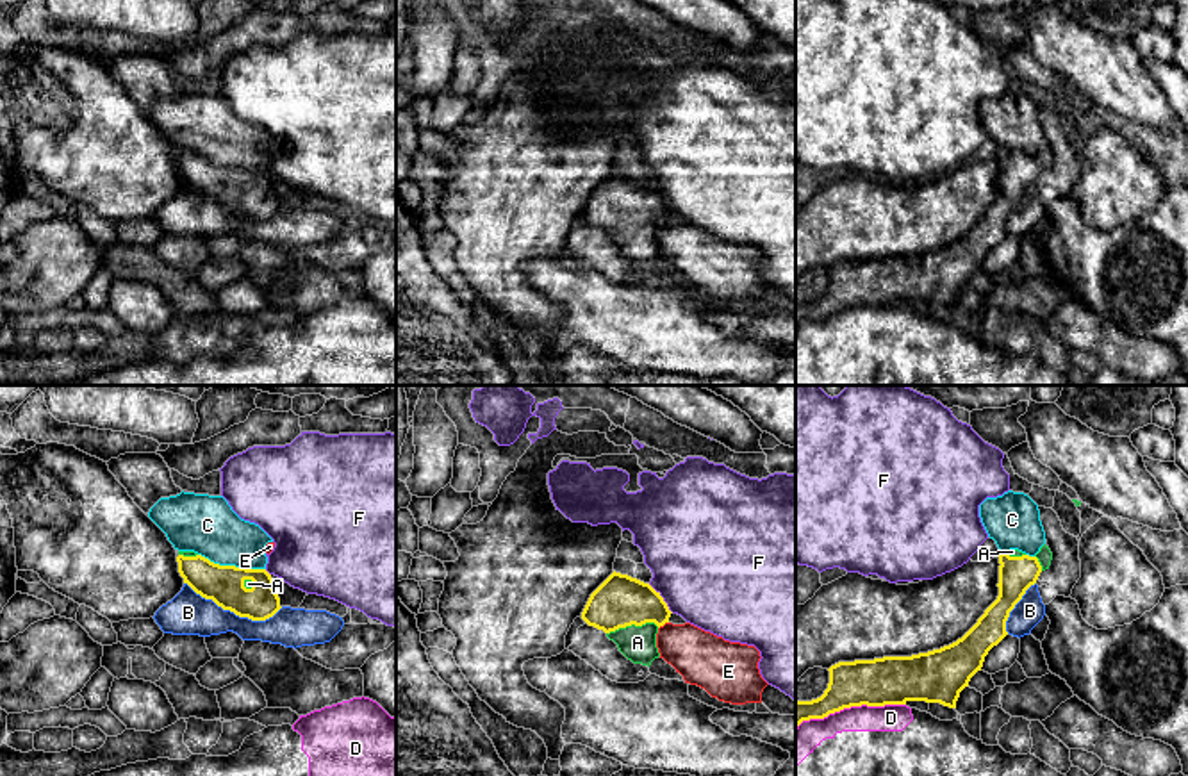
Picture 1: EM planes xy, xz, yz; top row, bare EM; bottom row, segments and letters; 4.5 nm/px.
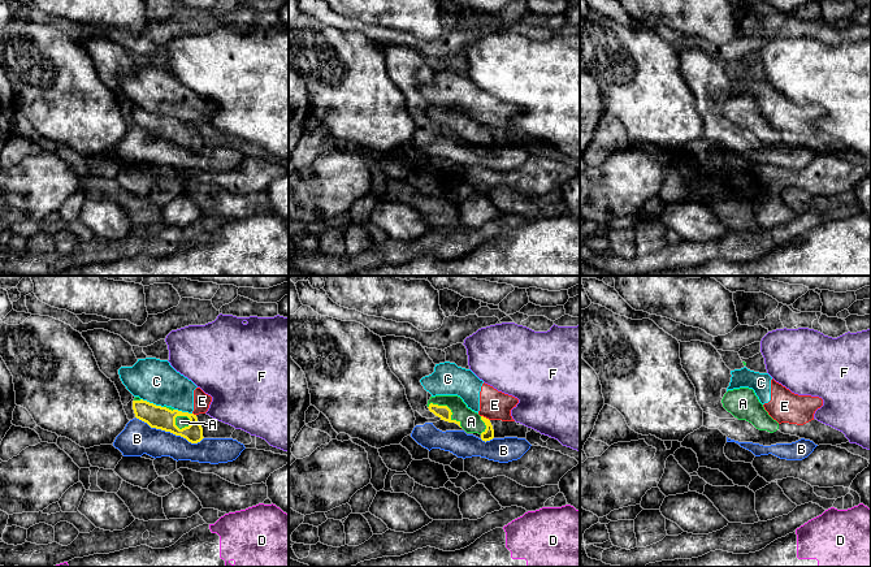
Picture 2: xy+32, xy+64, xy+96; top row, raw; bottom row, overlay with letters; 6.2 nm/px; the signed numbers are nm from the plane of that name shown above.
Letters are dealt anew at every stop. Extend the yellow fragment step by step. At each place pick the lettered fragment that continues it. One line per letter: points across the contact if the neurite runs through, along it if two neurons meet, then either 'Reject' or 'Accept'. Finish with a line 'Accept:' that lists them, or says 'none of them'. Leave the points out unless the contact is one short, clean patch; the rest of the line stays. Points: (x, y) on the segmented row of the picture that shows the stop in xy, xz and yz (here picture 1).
A: Path across: xz (619, 602), (630, 612), (632, 623), (637, 643). Accept
B: Reject
C: Boundary: xy (198, 553), (220, 564), (264, 569). Reject
D: Reject
E: Boundary: xz (668, 621), (659, 628). Reject
F: Boundary: xz (648, 584), (673, 612). Reject
Accept: A

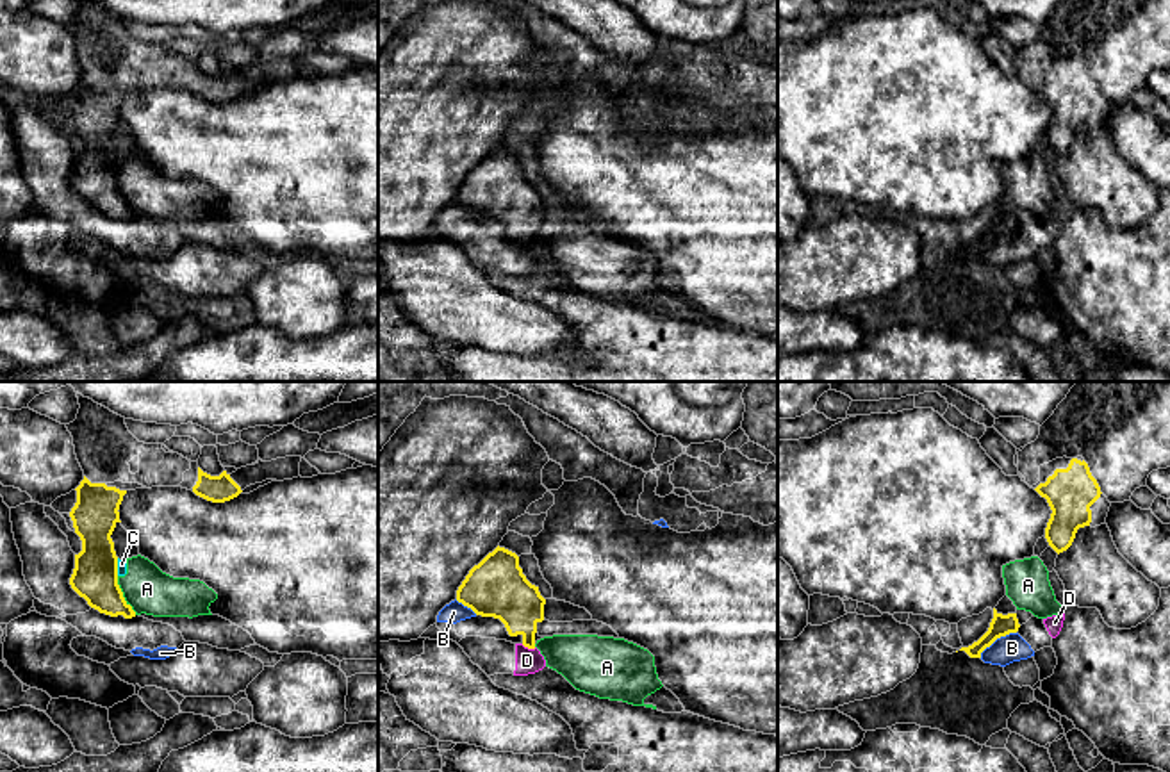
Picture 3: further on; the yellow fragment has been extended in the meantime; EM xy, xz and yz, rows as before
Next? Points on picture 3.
A: Boundary: xy (116, 576), (123, 599), (136, 614). Reject
B: Reject
C: Boundary: xy (116, 558), (118, 574). Reject
D: Boundary: xz (521, 644), (535, 648). Reject
Accept: none of them

